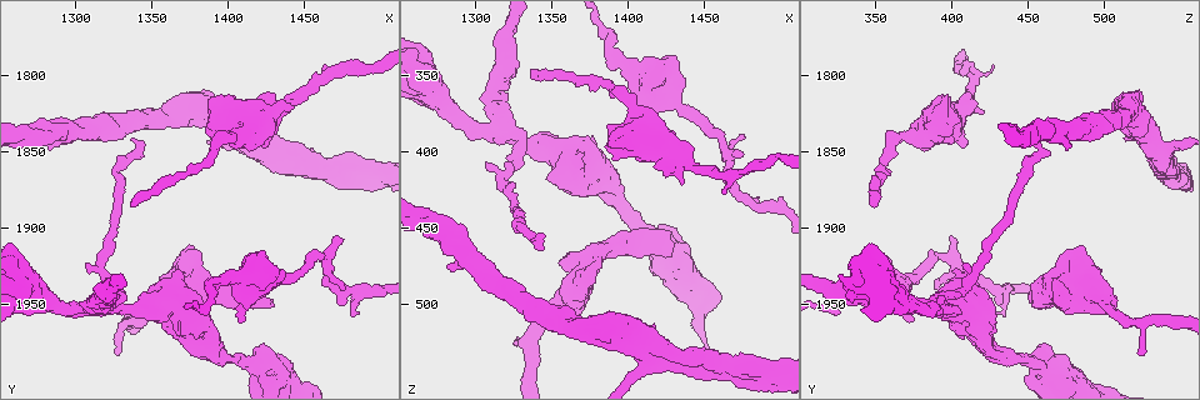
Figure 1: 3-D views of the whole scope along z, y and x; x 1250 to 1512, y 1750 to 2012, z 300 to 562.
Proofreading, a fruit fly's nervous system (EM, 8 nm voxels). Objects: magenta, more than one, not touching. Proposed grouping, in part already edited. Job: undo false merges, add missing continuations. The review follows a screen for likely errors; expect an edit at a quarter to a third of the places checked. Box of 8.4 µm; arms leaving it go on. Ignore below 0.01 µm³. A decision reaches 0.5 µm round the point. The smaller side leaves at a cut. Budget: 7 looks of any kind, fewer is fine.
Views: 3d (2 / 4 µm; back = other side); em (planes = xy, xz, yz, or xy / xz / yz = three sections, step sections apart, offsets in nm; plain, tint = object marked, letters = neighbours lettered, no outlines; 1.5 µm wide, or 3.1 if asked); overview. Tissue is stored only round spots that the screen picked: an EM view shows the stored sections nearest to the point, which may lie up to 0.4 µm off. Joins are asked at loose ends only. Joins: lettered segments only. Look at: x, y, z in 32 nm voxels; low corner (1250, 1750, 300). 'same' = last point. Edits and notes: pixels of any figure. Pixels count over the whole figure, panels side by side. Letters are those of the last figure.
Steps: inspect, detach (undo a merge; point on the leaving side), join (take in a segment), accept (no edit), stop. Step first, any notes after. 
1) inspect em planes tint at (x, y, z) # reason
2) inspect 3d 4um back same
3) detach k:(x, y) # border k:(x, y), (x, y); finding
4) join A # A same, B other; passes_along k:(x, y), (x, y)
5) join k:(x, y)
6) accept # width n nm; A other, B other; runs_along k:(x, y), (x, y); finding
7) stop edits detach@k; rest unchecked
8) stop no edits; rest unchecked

inspect 3d 2um at (1336, 1884, 350) # free end

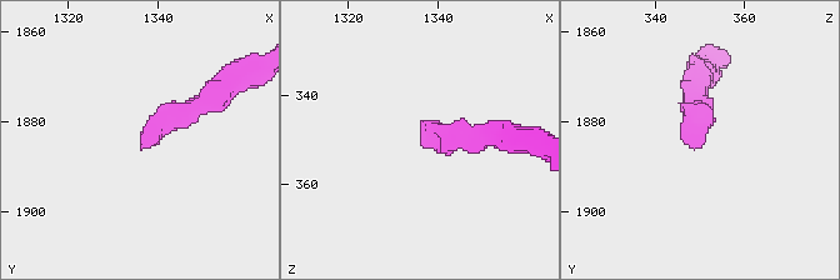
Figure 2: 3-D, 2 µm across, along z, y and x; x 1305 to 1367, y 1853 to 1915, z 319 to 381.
inspect em xy step 8 letters at (1336, 1885, 350) # need the tissue

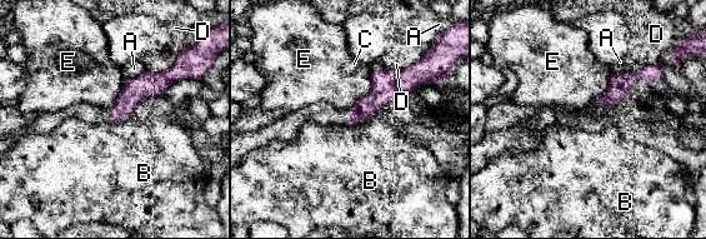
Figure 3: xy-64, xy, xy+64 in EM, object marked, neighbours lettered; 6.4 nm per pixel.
inspect em planes letters same

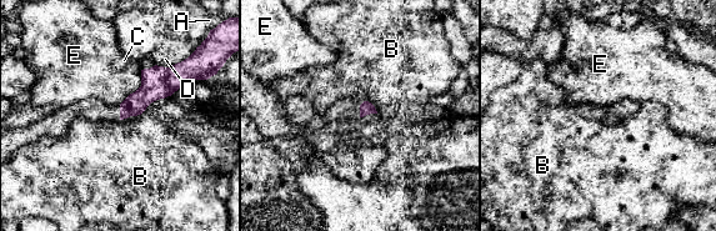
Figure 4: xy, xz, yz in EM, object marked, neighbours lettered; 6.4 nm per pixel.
accept # width 90 nm; A other, B other, C other, D other, E other; no lettered segment goes on from it

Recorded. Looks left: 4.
inspect em planes letters at (1392, 1934, 338) # thick turns thin

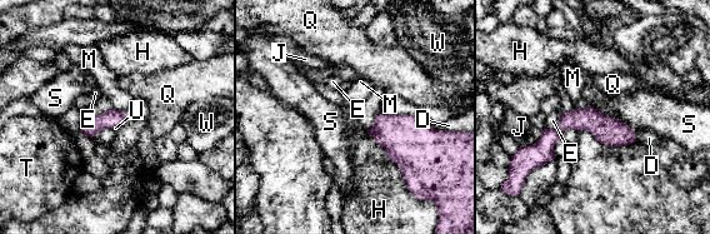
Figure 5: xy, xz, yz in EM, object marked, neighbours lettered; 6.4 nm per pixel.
accept # D other, E other, H other, J other, M other, Q other, S other, T other, U other, W other; border 5:(590, 104), (624, 122), (634, 132); continuous, no second neuron

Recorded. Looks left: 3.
inspect em planes tint at (1464, 1918, 398)

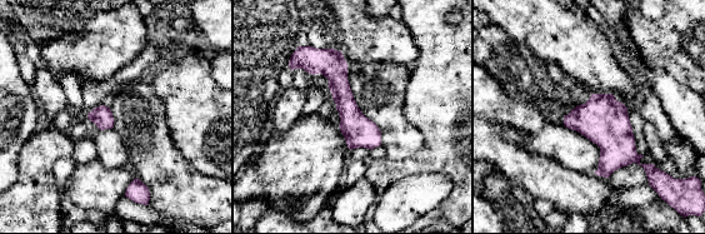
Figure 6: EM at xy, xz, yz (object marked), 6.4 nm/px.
inspect em planes letters same

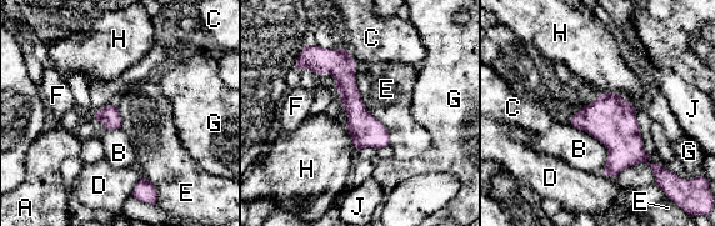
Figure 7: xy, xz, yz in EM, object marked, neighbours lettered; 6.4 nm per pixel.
accept # A other, B other, C other, D other, E other, F other, G other, H other, J other; one neuron here

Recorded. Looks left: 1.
stop no edits; rest unchecked

